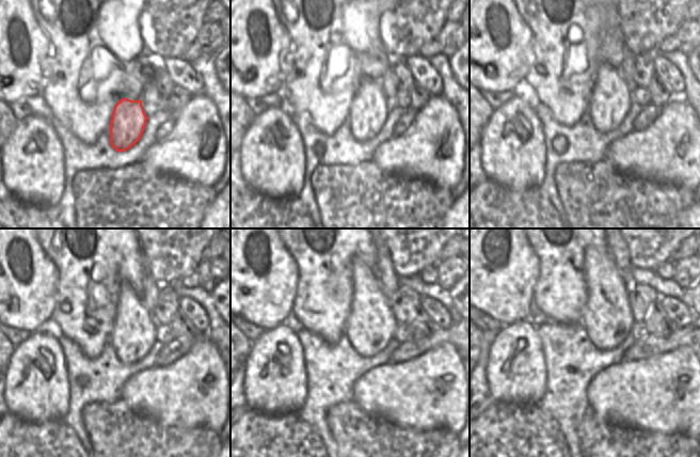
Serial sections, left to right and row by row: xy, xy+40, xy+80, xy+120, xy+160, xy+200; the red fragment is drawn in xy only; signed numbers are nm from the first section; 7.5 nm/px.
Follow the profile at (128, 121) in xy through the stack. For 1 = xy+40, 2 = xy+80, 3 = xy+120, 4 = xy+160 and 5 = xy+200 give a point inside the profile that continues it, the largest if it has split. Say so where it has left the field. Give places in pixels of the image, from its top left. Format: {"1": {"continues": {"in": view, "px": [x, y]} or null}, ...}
{"1": {"continues": {"in": "xy+40", "px": [368, 112]}}, "2": {"continues": {"in": "xy+80", "px": [610, 99]}}, "3": {"continues": {"in": "xy+120", "px": [132, 336]}}, "4": {"continues": {"in": "xy+160", "px": [370, 325]}}, "5": {"continues": {"in": "xy+200", "px": [607, 319]}}}

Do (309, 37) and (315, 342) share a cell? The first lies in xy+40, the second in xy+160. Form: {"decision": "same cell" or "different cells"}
{"decision": "different cells"}

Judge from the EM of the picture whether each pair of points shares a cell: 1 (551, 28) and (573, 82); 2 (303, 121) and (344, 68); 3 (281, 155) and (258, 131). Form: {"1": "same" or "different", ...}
{"1": "same", "2": "different", "3": "same"}

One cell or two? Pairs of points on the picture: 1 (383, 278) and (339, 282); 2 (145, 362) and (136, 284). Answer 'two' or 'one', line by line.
1: two
2: two

